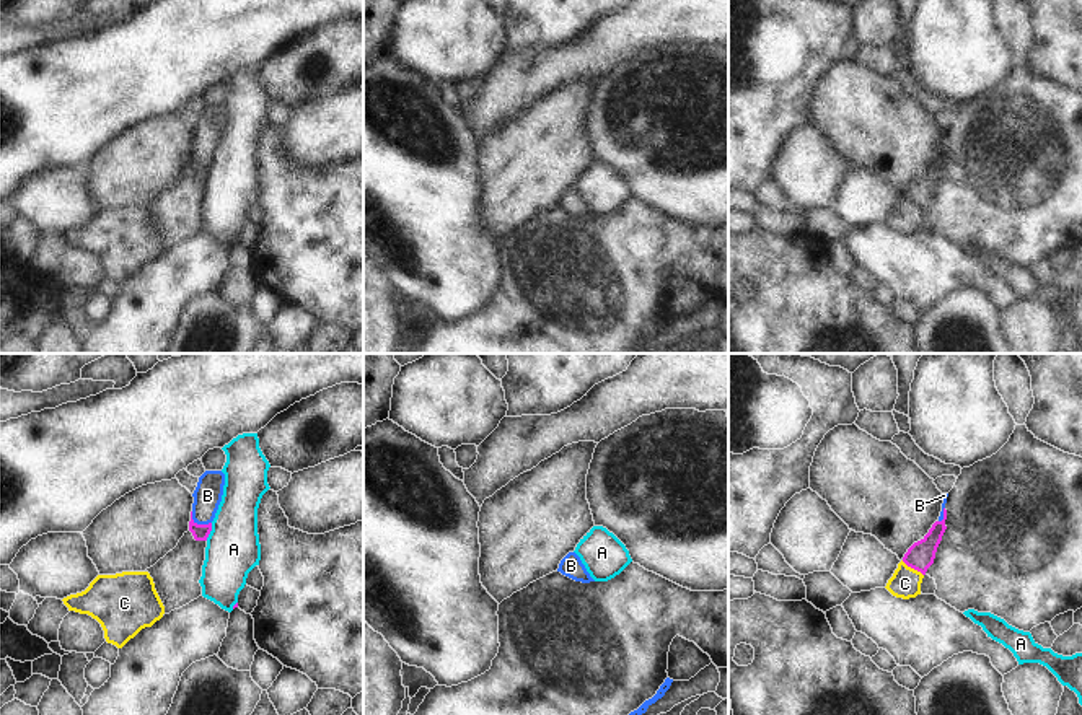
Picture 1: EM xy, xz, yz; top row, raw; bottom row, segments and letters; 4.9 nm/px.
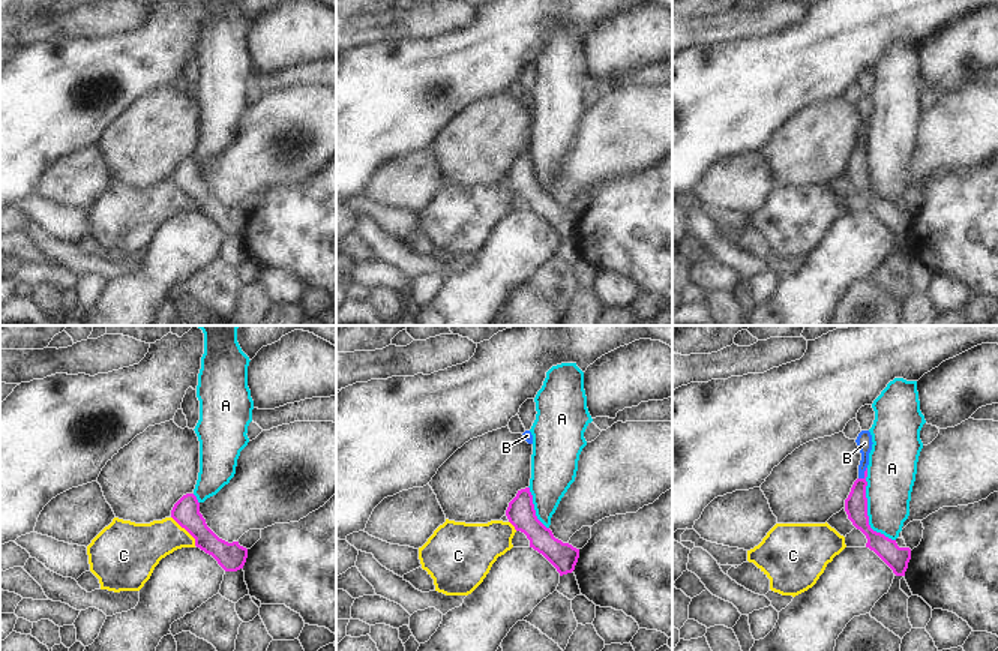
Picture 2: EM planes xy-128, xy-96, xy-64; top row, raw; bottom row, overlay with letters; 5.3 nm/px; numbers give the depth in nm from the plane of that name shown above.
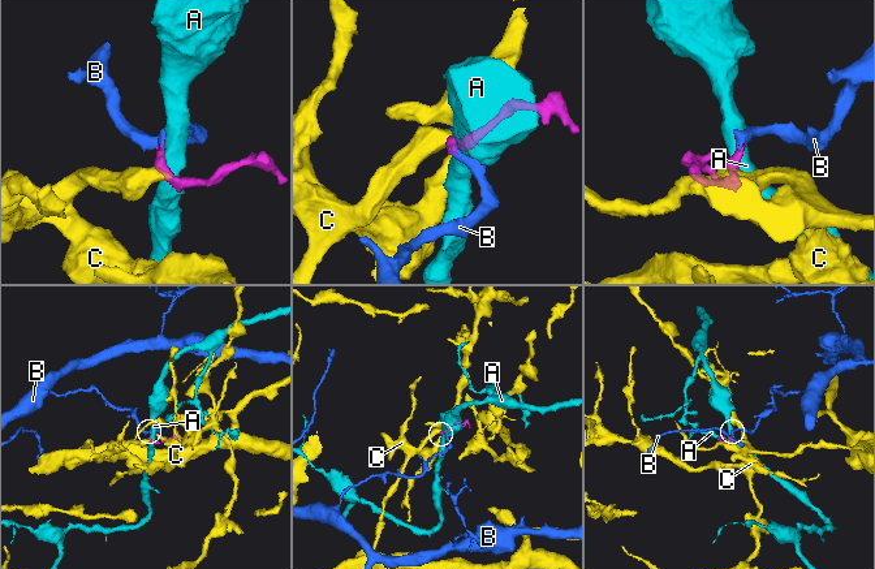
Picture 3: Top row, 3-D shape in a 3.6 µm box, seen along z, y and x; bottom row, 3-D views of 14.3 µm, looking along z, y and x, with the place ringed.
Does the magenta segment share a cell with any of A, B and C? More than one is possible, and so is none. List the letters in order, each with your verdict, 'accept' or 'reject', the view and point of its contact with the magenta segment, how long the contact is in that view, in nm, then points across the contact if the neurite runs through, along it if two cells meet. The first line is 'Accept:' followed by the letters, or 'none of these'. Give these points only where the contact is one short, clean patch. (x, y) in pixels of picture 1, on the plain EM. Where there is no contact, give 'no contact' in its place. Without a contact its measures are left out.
Accept: B
A: reject | xy (211, 165) | 90 nm
B: accept | xy (199, 160) | 120 nm | across xy (199, 166), (199, 160), (207, 131)
C: reject | yz (913, 202) | 130 nm | along yz (901, 196), (923, 210)

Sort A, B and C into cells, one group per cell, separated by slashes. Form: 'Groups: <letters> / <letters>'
Groups: A / B / C

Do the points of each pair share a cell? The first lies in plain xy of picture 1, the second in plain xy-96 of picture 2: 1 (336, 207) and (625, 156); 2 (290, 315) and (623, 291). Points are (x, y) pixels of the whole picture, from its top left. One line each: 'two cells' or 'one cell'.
1: two cells
2: one cell

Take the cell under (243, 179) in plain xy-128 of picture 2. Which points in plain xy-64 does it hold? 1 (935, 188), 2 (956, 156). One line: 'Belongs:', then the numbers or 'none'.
Belongs: 2

